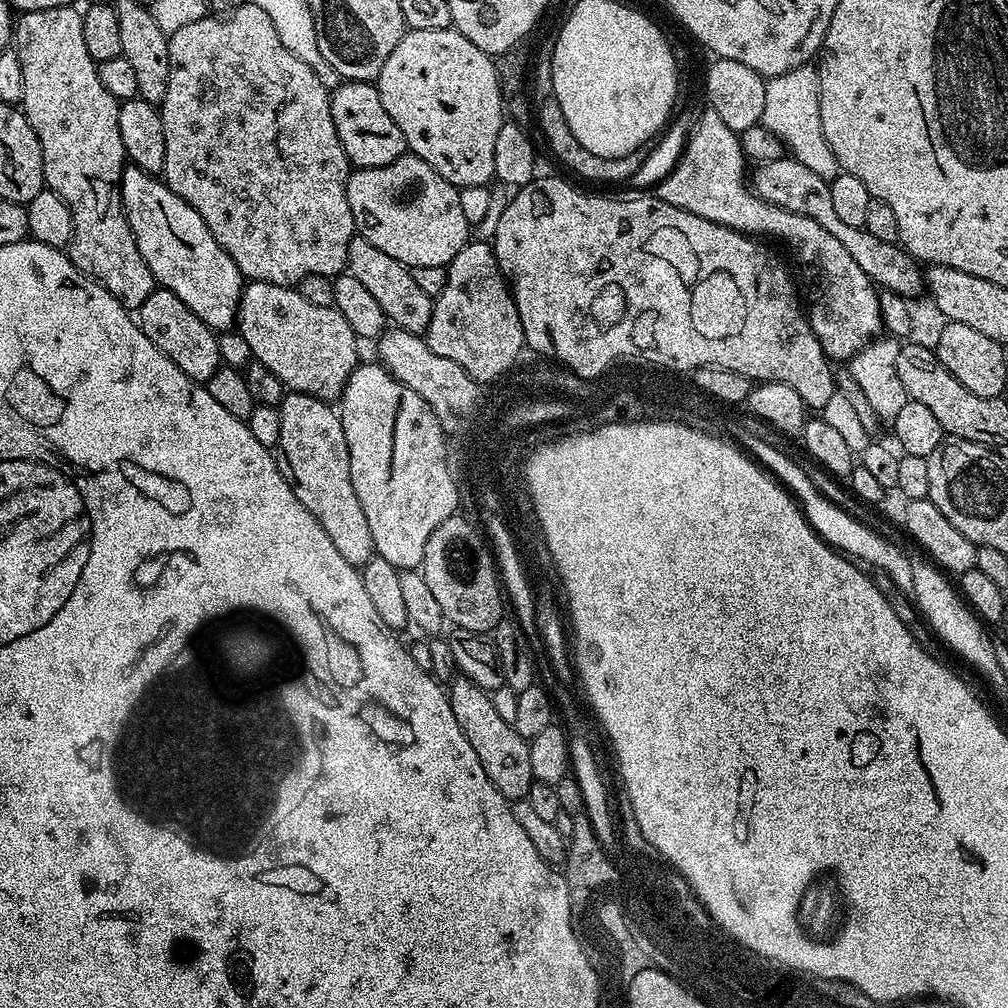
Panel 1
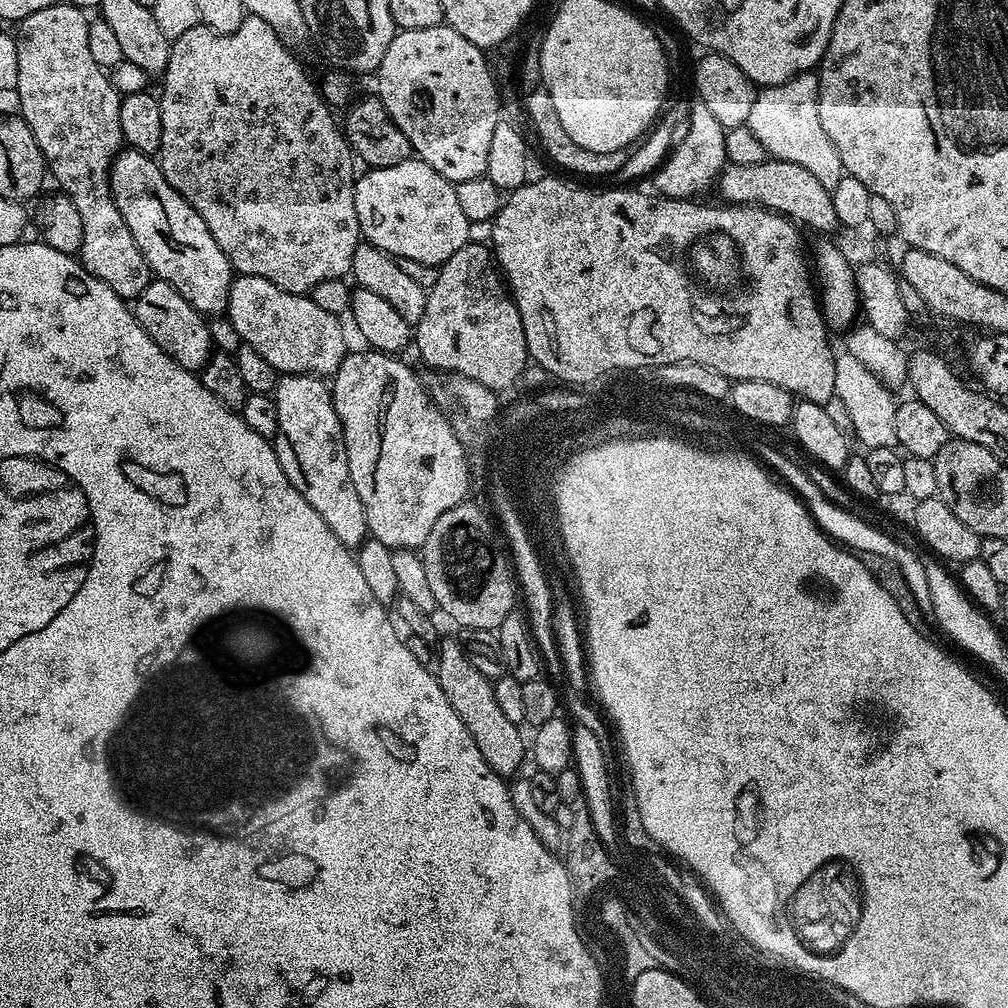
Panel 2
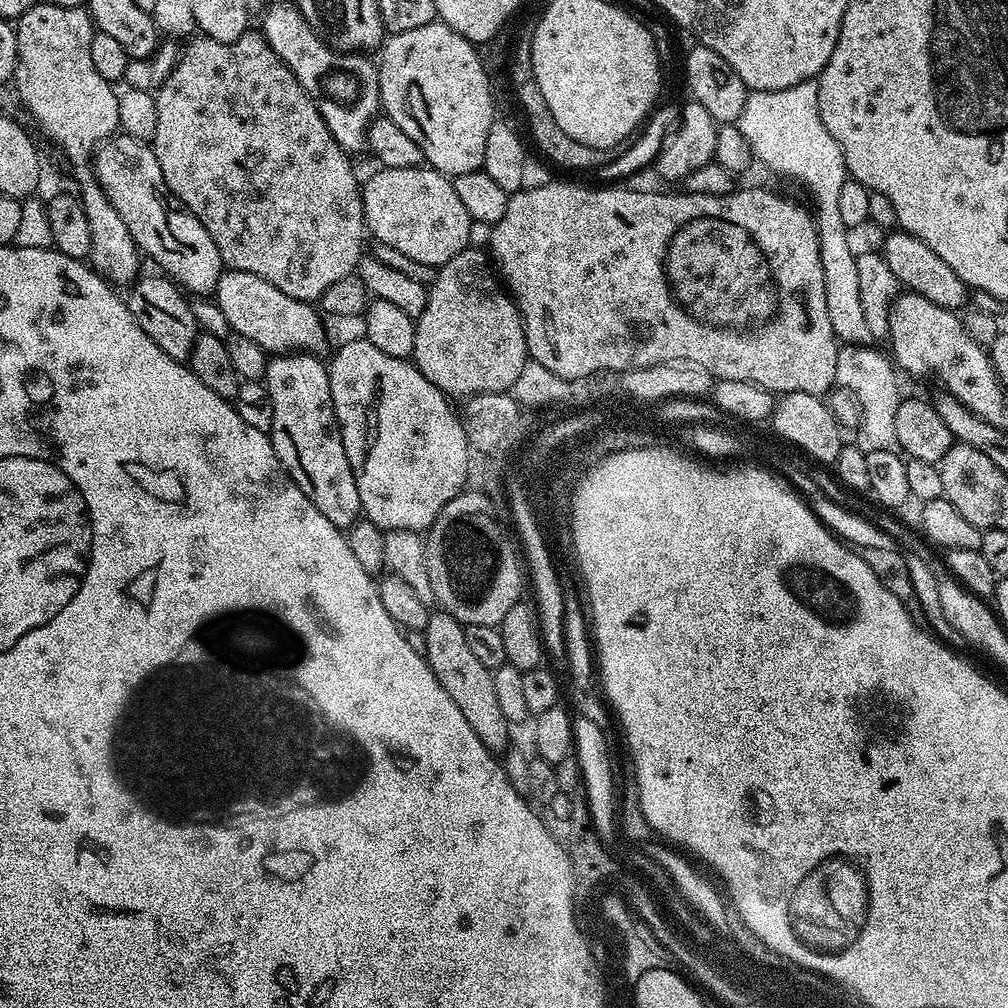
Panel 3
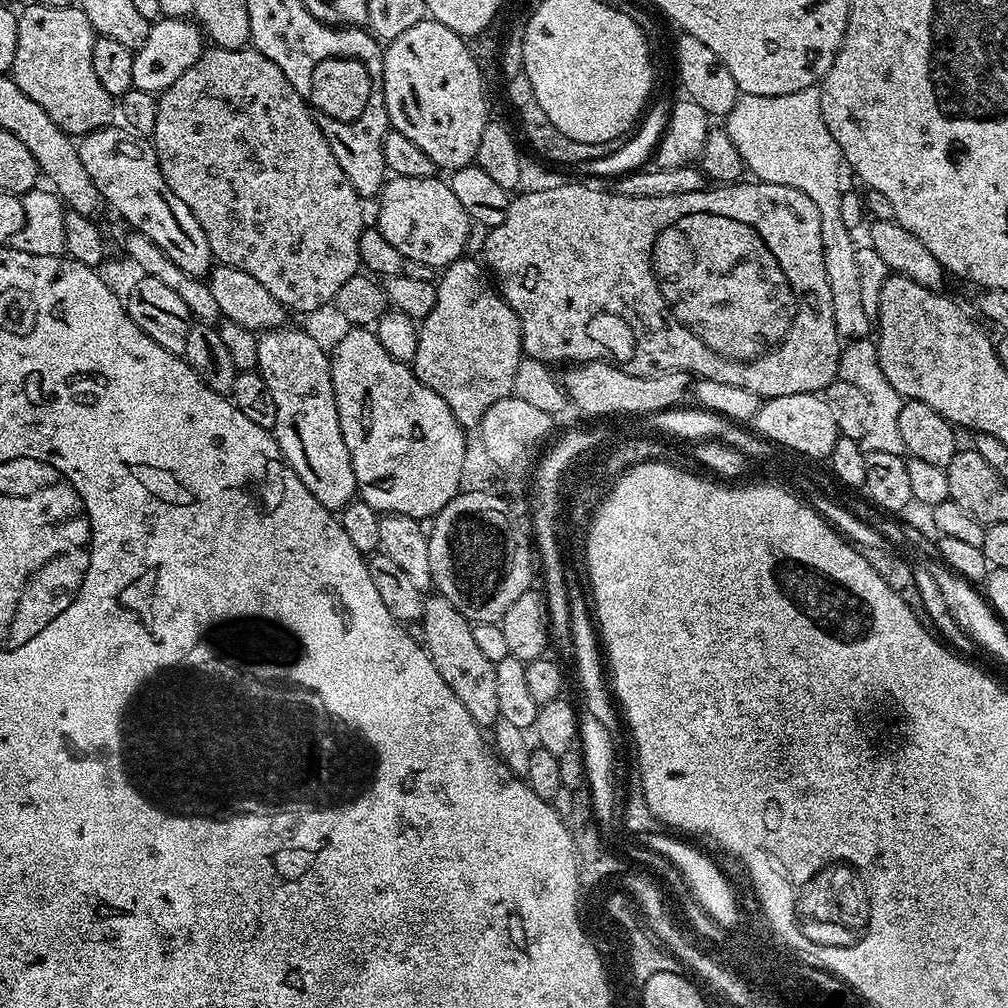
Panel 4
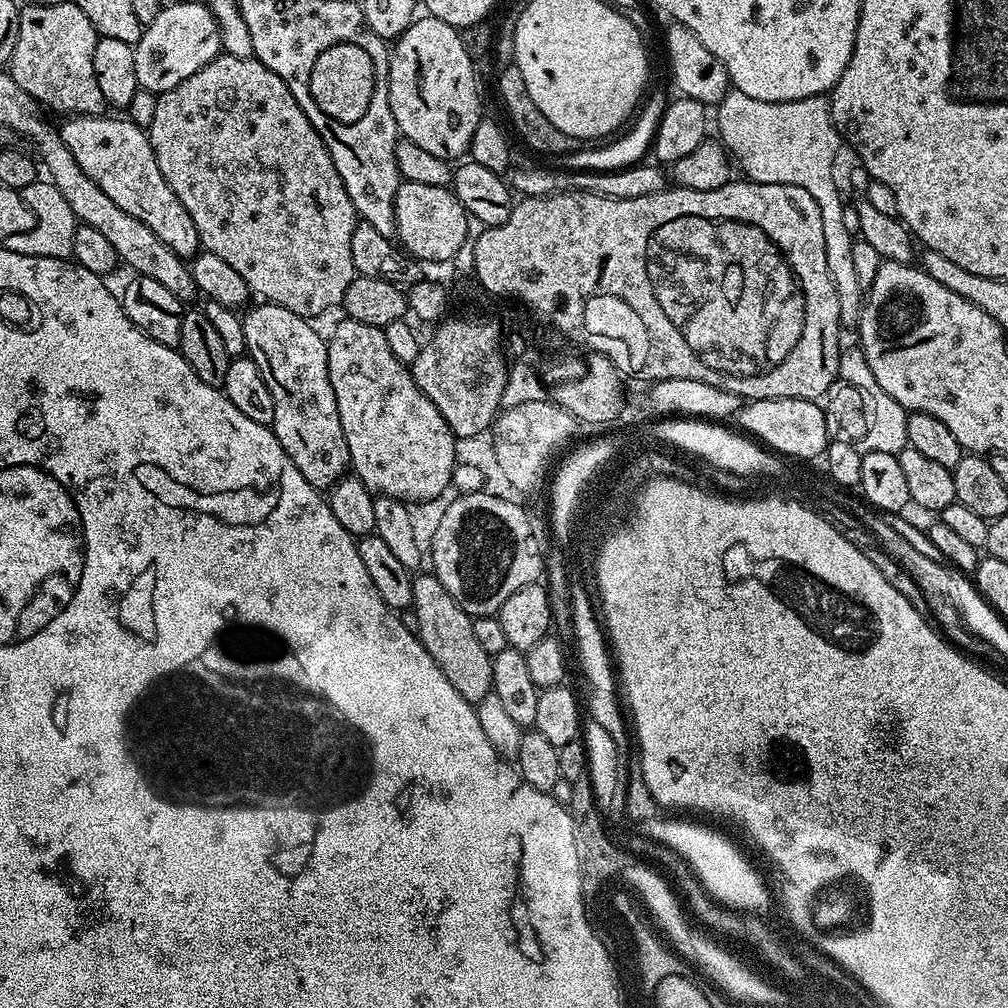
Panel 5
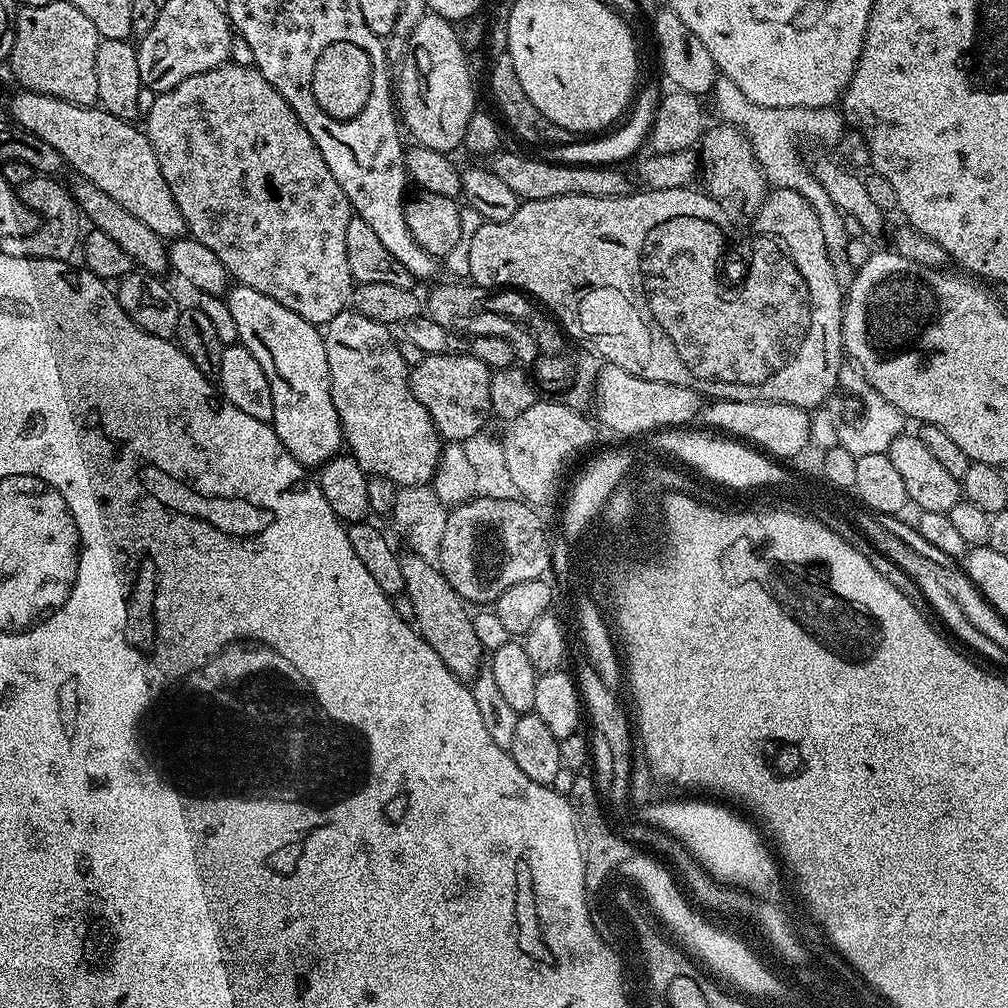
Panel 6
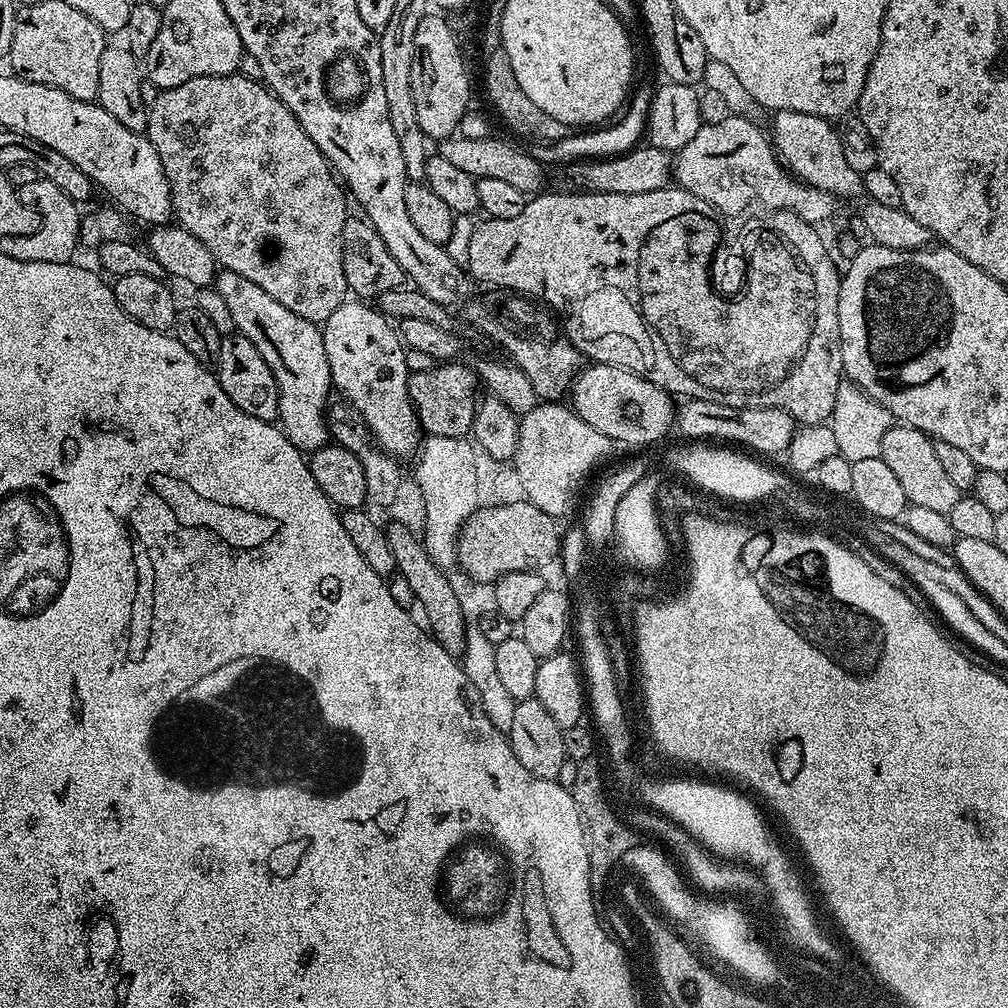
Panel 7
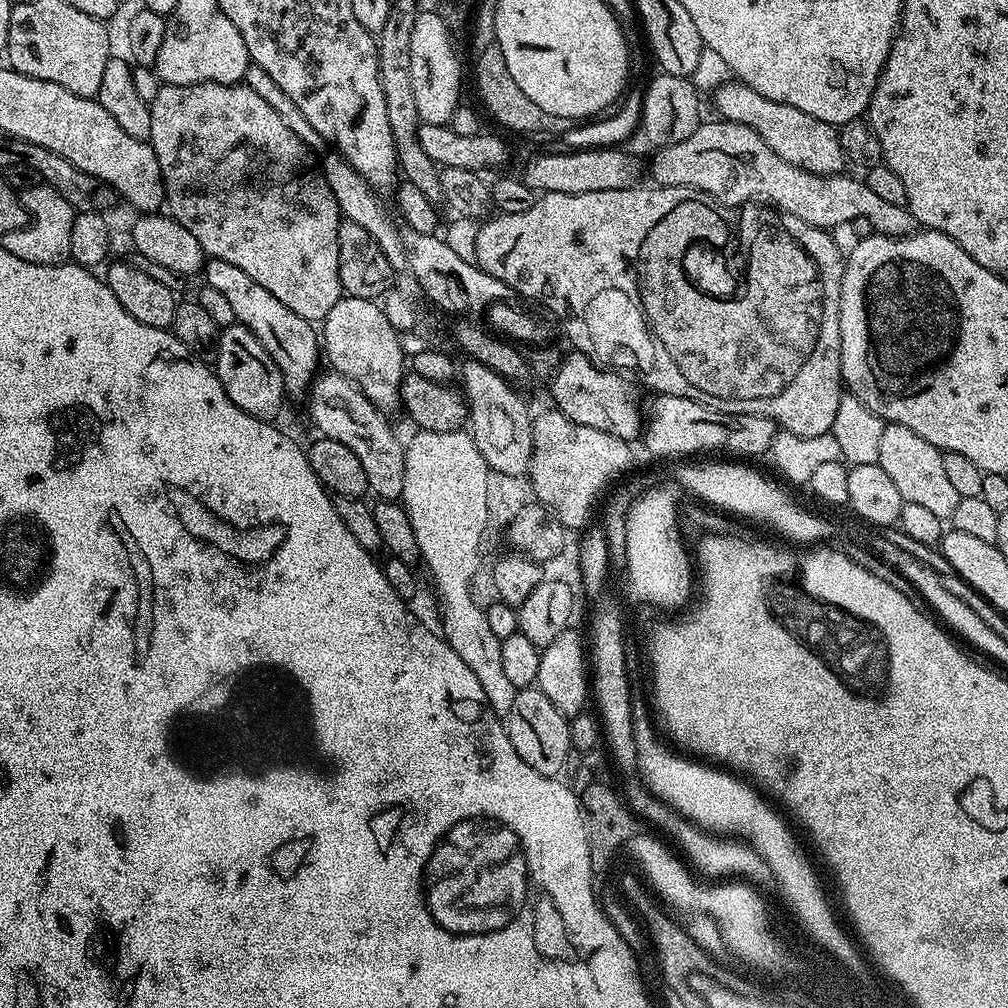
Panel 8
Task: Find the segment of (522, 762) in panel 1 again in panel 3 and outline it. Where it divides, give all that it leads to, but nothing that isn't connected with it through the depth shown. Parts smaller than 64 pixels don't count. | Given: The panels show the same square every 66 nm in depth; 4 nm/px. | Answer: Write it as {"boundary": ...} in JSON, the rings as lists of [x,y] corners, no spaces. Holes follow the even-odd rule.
{"boundary":[[[436,610],[431,613],[423,632],[426,638],[424,659],[427,660],[434,678],[438,678],[442,690],[446,690],[450,698],[454,698],[454,706],[462,710],[462,718],[470,722],[470,730],[478,734],[482,746],[489,748],[493,754],[503,753],[509,747],[507,744],[510,725],[502,714],[502,709],[498,707],[493,669],[482,666],[480,659],[474,655],[474,650],[470,650],[465,625],[455,620],[449,612]]]}

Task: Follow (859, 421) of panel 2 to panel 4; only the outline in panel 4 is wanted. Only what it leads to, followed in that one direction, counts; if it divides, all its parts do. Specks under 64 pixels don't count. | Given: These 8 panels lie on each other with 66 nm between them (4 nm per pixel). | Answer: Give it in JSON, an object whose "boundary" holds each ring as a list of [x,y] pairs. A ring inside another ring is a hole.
{"boundary":[[[852,338],[841,347],[839,379],[858,386],[862,393],[866,394],[873,406],[874,422],[867,431],[862,441],[865,452],[877,452],[878,454],[905,455],[902,433],[898,430],[898,414],[902,410],[904,400],[896,393],[894,386],[886,382],[886,374],[882,374],[882,366],[878,358],[875,339]]]}

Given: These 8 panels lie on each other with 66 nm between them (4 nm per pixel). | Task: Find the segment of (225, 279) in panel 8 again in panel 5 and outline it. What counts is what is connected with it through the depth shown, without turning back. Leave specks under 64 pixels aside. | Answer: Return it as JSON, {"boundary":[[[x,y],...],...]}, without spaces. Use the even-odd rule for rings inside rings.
{"boundary":[[[256,302],[256,305],[247,313],[243,313],[244,333],[246,334],[246,346],[248,347],[247,355],[258,366],[258,370],[262,374],[262,378],[266,382],[266,386],[270,390],[270,394],[274,398],[274,418],[271,422],[271,429],[276,433],[278,442],[282,446],[282,450],[286,450],[286,454],[294,462],[294,466],[298,466],[298,470],[302,470],[302,478],[306,478],[306,482],[310,482],[314,487],[321,490],[327,490],[349,471],[350,461],[348,459],[348,447],[346,446],[346,438],[342,434],[342,422],[338,418],[338,402],[334,398],[334,386],[330,386],[330,374],[328,373],[328,346],[325,337],[319,336],[314,329],[311,328],[309,321],[303,316],[294,314],[290,310],[286,310],[277,304],[269,304],[267,302]]]}

